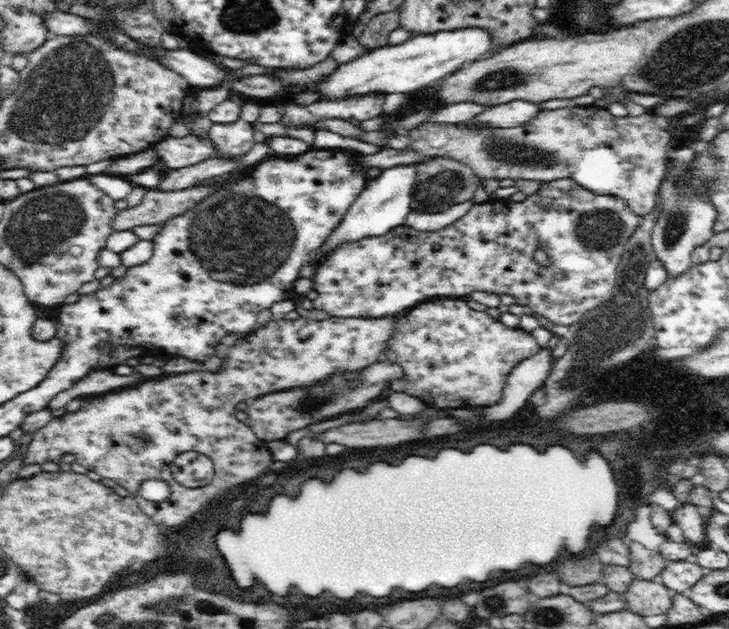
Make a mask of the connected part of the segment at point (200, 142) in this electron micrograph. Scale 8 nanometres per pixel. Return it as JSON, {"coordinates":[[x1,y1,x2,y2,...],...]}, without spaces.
{"coordinates":[[192,134,182,138,166,136,153,148,159,152,167,167,171,169,184,168,208,160,211,158,211,152,215,150,210,140]]}

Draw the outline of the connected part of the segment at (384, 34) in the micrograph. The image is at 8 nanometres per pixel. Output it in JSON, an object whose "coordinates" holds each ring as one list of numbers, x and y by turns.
{"coordinates":[[392,11,366,21,362,34,357,39,359,44,370,50,390,45,390,32,398,28,398,18,399,12]]}

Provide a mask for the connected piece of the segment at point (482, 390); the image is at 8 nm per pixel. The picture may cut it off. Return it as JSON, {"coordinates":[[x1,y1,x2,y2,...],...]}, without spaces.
{"coordinates":[[460,298,454,300,438,300,438,302,426,302,416,307,410,308,406,312,406,316,397,321,396,332,392,334,392,340,388,342,388,348,384,350,384,356,390,360,390,363,397,363,404,369,404,378,398,382,390,382,390,388,394,392,406,392,410,396,422,398,426,404,434,406,434,408,472,408,472,406,494,406,500,398,502,398,502,388,506,384,506,378,510,374,510,370,514,370,520,362,531,358,541,352,542,348,537,344,536,339,528,331,520,328,512,328,505,326,499,319,490,317,485,311,476,311,466,305,466,301]]}

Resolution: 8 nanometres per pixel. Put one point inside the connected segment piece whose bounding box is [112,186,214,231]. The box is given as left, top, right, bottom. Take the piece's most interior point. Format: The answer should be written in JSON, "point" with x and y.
{"point":[157,205]}

